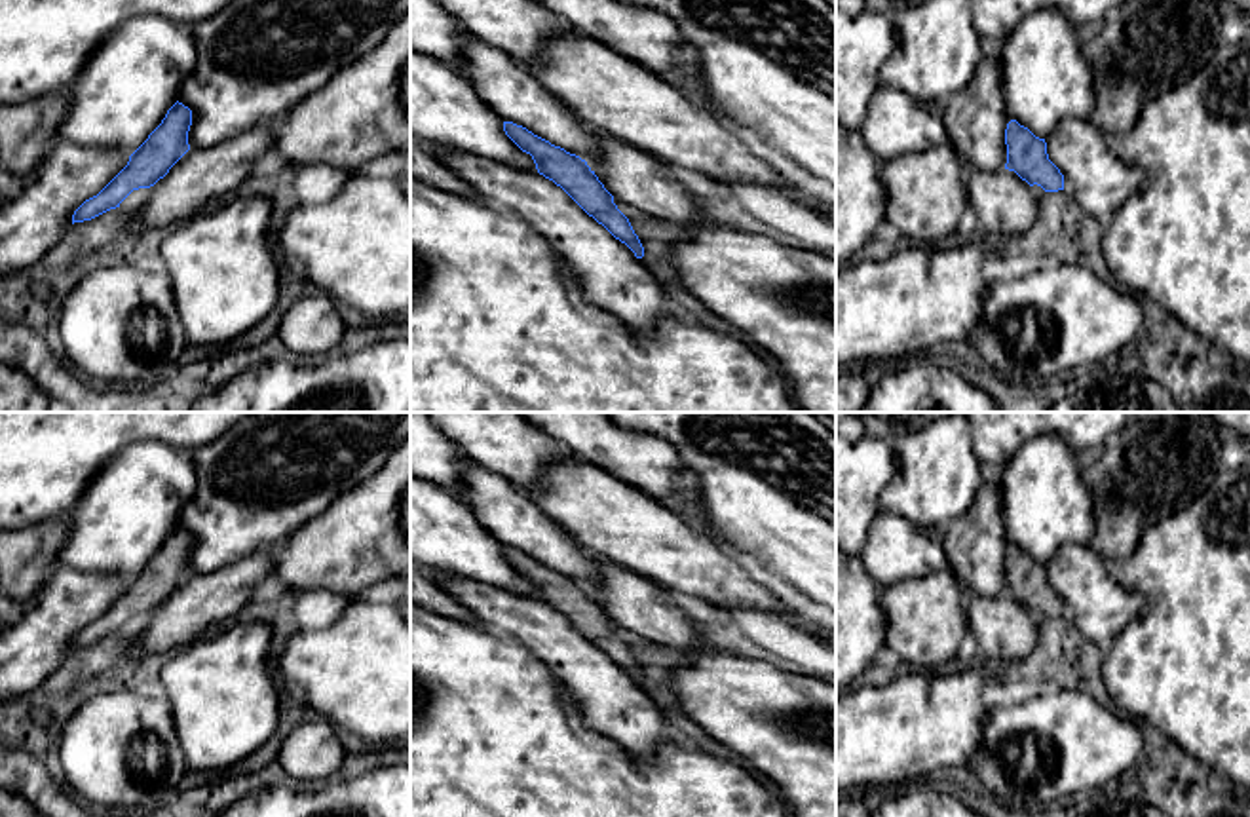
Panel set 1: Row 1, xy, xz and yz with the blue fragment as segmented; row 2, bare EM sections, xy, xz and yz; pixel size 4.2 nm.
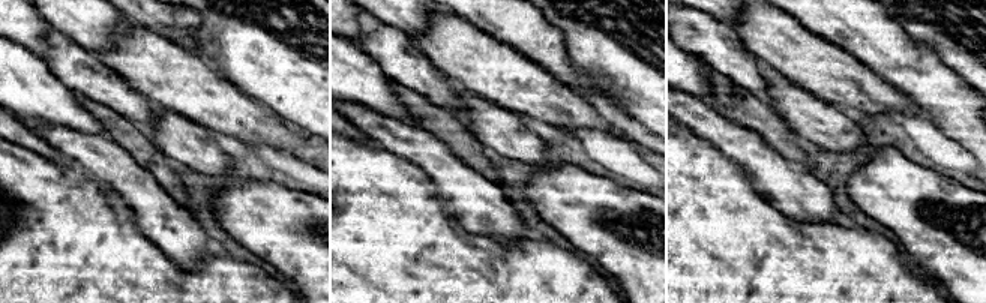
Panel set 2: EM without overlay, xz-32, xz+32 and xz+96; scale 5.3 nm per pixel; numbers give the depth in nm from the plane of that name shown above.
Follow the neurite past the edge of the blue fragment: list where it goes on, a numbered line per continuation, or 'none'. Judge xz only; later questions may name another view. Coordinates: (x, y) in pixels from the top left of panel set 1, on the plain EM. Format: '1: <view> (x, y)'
none

